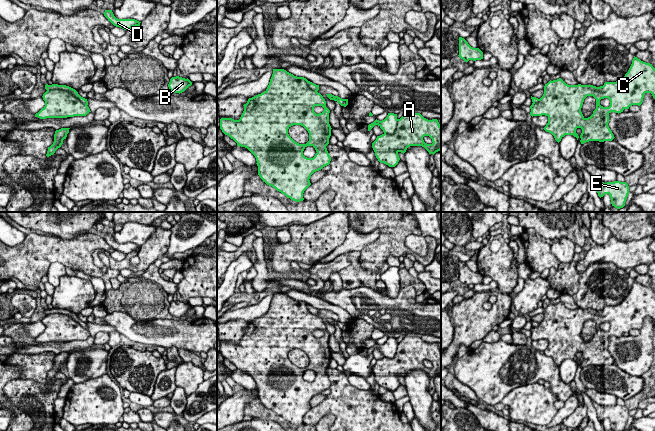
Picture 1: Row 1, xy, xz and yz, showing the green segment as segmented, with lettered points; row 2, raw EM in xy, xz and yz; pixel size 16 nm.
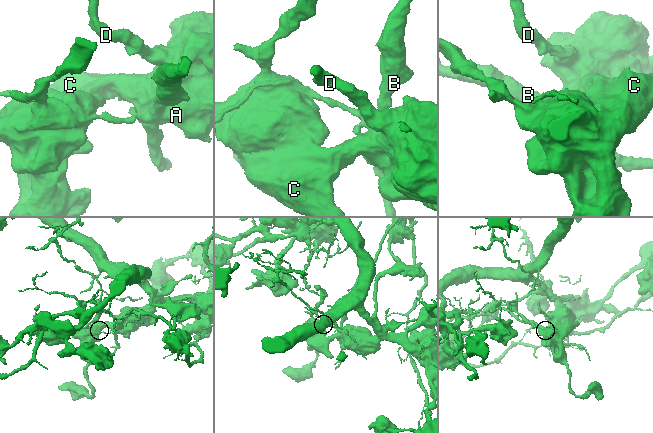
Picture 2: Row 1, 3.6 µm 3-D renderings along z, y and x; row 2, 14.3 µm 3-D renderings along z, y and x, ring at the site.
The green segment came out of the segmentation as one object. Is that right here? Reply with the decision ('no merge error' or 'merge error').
merge error

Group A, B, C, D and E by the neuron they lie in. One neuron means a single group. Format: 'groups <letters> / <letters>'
groups A C D E / B

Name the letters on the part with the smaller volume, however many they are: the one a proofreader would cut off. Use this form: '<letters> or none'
B

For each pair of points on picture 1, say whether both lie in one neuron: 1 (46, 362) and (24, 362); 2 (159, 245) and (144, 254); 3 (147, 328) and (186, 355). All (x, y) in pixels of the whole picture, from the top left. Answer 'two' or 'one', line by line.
1: one
2: one
3: two

